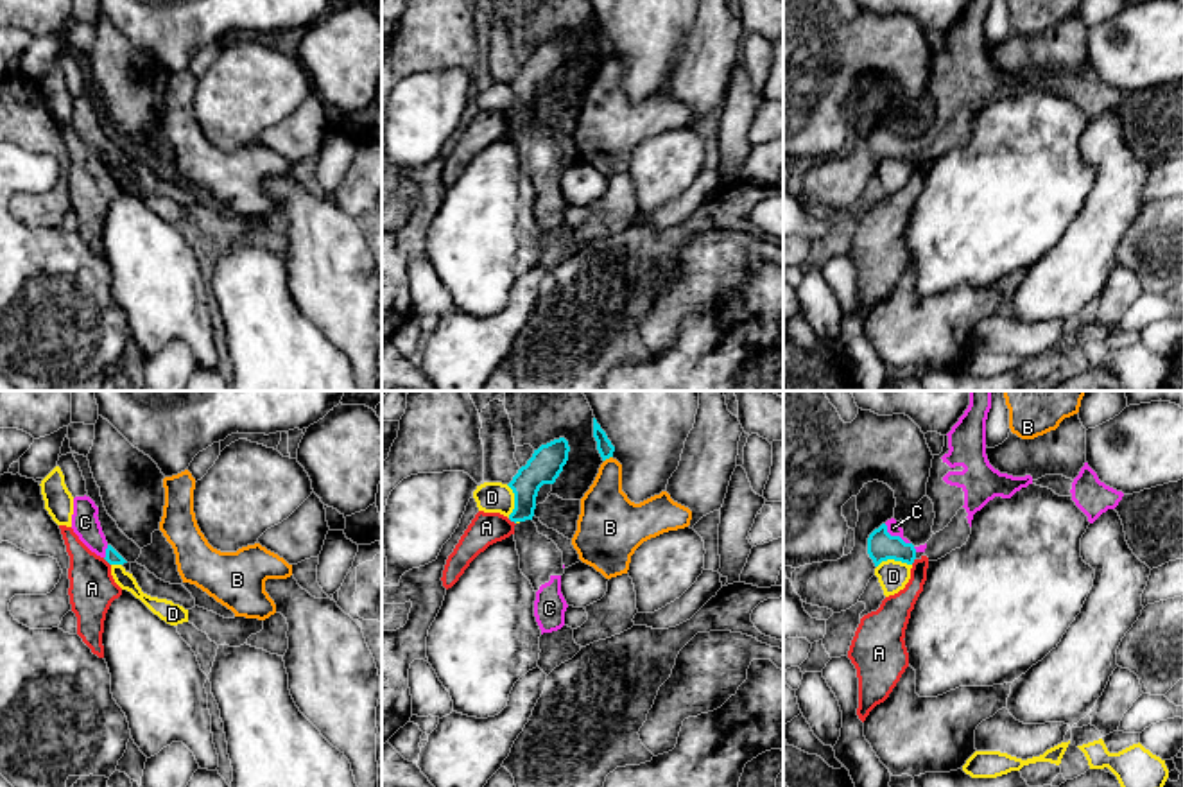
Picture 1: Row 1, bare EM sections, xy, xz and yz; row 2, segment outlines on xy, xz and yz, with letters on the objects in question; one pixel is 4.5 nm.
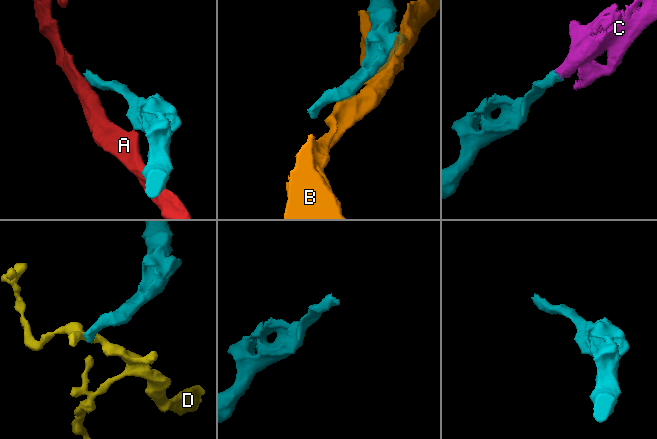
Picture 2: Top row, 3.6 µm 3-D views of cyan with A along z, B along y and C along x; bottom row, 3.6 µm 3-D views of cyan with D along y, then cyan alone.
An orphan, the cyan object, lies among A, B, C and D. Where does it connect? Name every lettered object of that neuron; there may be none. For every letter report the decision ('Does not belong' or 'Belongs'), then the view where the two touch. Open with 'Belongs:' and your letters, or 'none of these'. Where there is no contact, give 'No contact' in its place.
Belongs: C
A: Does not belong. Touches cyan in xy
B: Does not belong. Touches cyan in xz
C: Belongs. Touches cyan in yz
D: Does not belong. Touches cyan in yz

